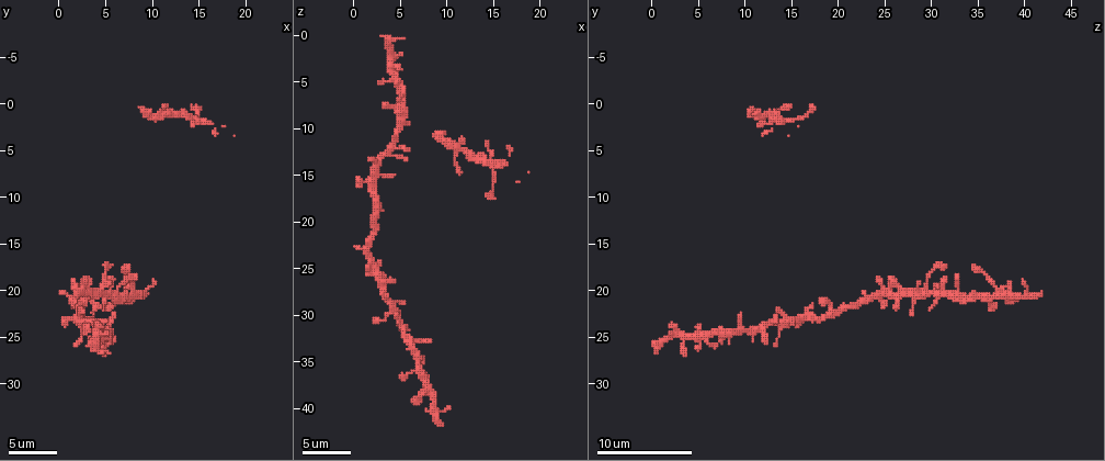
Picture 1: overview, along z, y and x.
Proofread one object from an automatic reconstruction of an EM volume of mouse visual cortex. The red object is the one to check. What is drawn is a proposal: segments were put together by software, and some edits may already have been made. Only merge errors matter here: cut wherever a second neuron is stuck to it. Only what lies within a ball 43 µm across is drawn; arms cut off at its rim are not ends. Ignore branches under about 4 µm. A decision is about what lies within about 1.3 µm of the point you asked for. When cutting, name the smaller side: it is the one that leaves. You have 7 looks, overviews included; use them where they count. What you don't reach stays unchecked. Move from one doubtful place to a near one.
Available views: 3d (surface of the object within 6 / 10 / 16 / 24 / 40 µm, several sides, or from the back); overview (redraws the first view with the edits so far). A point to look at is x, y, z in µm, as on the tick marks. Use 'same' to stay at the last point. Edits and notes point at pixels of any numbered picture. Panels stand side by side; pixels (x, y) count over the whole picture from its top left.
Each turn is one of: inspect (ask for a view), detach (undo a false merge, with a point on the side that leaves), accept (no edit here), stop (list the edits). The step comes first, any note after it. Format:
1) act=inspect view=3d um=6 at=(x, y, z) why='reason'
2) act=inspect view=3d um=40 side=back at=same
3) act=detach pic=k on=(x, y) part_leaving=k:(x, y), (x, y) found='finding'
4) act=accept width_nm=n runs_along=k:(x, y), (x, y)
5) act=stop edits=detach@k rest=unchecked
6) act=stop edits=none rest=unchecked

act=inspect view=3d um=10 at=(2.8, 20.0, 24.8) why='looks like a crossing'

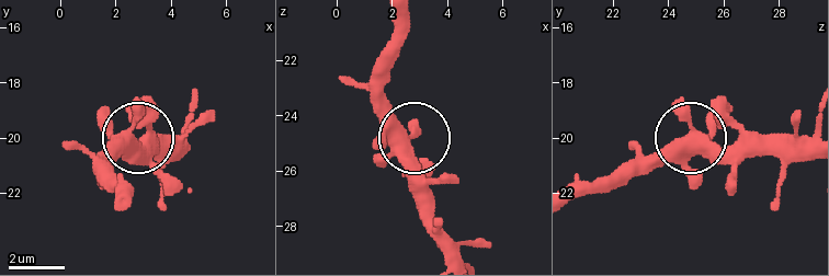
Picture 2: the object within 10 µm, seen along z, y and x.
act=accept width_nm=350 runs_along=2:(404, 22), (383, 92), (411, 149), (418, 203) found='one neuron here'

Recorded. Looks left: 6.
act=inspect view=3d um=10 at=(3.8, 23.4, 12.4) why='four arms meet'

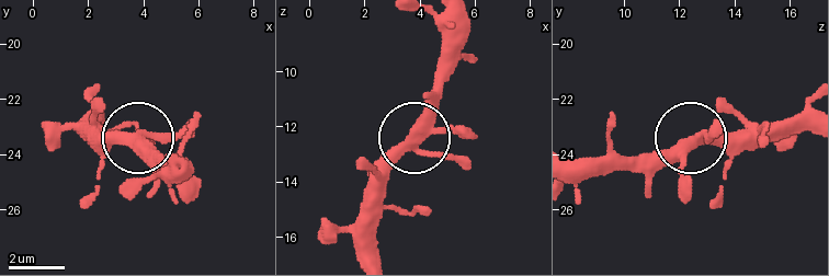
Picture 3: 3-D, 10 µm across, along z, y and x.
act=inspect view=3d um=6 at=(3.9, 23.6, 12.5) why='closer look'

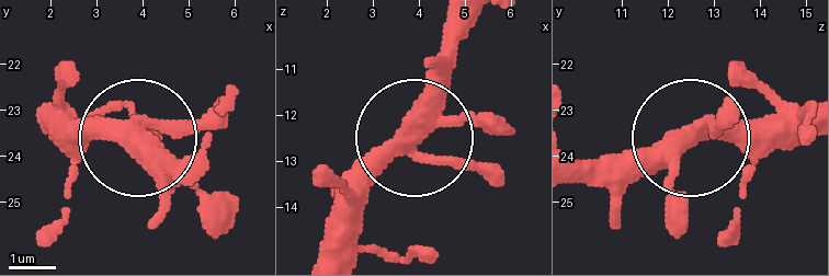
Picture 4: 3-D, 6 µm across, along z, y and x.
act=accept width_nm=370 runs_along=4:(741, 117), (694, 137), (729, 110) found='one neuron here'

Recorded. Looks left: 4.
act=inspect view=3d um=10 at=(8.0, 19.8, 37.2) why='four arms meet'

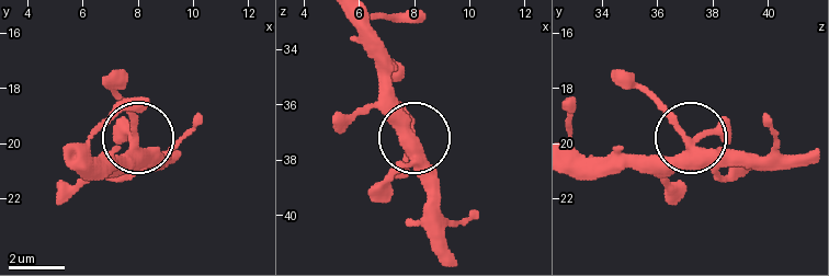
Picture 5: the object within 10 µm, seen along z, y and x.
act=accept width_nm=310 runs_along=5:(571, 152), (663, 160), (684, 146), (684, 131), (631, 78) found='one neuron here'

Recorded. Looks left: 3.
act=stop edits=none rest=unchecked

